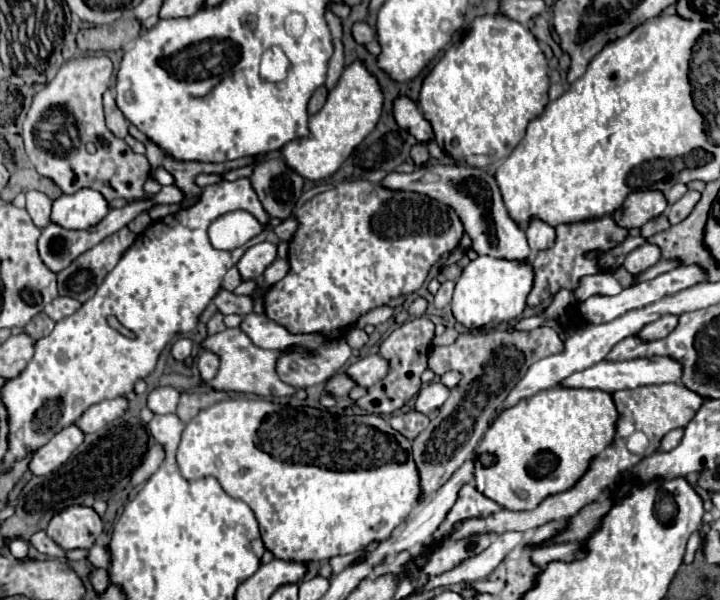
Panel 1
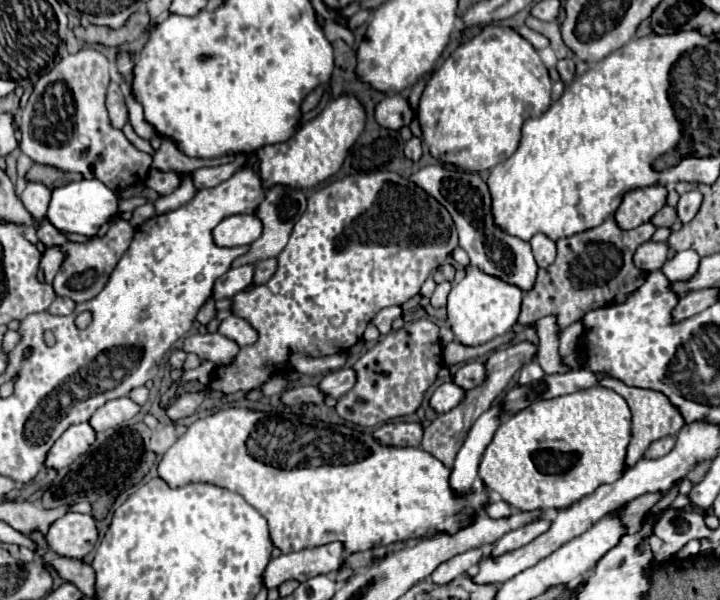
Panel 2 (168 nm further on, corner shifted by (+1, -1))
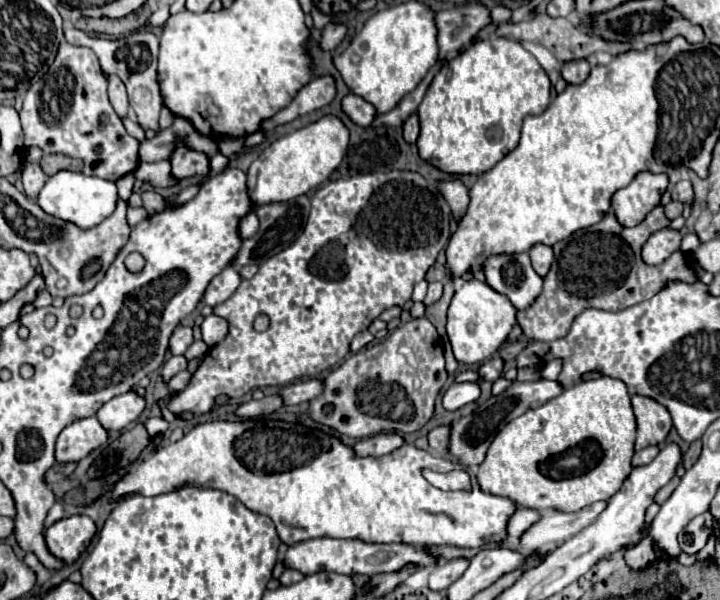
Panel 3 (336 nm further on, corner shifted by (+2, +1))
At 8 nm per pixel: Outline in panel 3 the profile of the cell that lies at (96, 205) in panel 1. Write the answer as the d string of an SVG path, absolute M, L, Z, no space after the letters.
M57 172L51 176L41 194L37 204L51 216L61 218L65 222L73 222L81 226L81 230L89 230L97 224L101 224L109 214L113 214L117 202L117 186L109 180L101 180L97 176L85 176L83 172Z

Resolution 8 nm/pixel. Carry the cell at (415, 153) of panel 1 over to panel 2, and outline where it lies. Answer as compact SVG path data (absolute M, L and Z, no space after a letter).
M412 136L408 142L406 142L406 156L410 158L410 160L420 160L420 156L422 156L422 142L420 142L420 138L416 138L416 136Z

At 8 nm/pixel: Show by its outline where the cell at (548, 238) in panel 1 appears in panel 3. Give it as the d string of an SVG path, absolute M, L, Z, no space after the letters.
M535 244L529 250L529 256L531 256L531 264L533 264L535 272L539 276L545 276L549 272L551 262L553 262L553 248L551 246L545 246L545 244Z

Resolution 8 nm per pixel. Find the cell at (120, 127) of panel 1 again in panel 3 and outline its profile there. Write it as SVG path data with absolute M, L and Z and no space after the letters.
M109 76L109 102L115 108L119 118L125 118L129 114L129 104L127 104L127 92L123 82L117 76Z

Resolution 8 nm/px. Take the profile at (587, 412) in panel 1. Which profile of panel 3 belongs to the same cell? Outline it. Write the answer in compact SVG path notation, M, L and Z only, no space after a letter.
M601 376L599 380L579 382L567 388L561 396L545 402L539 408L527 410L519 418L503 426L491 442L477 480L483 492L505 496L523 508L543 510L555 508L561 512L577 512L593 502L609 500L621 482L631 472L631 456L635 444L635 416L629 402L627 386L621 380Z

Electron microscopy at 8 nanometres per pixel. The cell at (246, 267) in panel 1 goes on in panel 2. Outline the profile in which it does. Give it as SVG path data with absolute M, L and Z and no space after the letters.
M246 264L240 268L230 268L228 274L220 276L214 284L212 290L212 298L214 300L222 300L222 298L232 298L238 292L242 292L244 288L248 288L252 284L252 274L254 274L254 266Z

